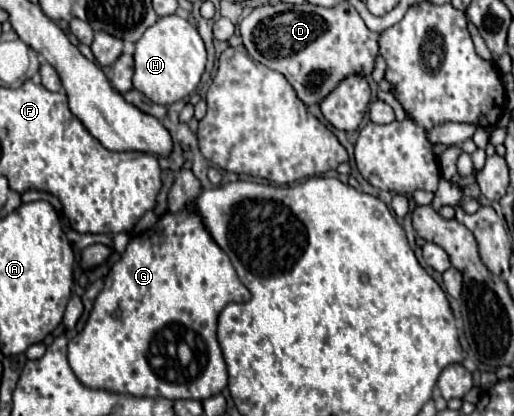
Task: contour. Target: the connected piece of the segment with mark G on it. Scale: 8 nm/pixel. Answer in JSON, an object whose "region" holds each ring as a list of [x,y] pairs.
{"region":[[[187,204],[177,214],[165,212],[151,230],[135,236],[129,242],[129,246],[127,246],[125,254],[121,256],[121,260],[111,268],[109,276],[105,278],[105,286],[103,286],[103,290],[99,292],[99,296],[97,296],[97,300],[93,304],[93,310],[89,314],[89,320],[87,320],[87,324],[83,328],[83,332],[79,332],[69,342],[69,364],[71,364],[73,372],[77,374],[77,378],[87,388],[93,388],[93,390],[103,388],[103,390],[133,394],[133,396],[163,396],[163,398],[169,398],[169,400],[177,400],[177,398],[205,400],[205,398],[211,398],[211,396],[219,394],[227,386],[227,366],[225,366],[225,360],[223,360],[223,354],[221,354],[221,348],[219,348],[219,342],[217,342],[217,332],[215,332],[217,330],[217,316],[229,302],[247,302],[249,298],[251,298],[249,290],[241,284],[229,256],[211,238],[211,234],[205,228],[203,218],[197,212],[195,204]]]}

